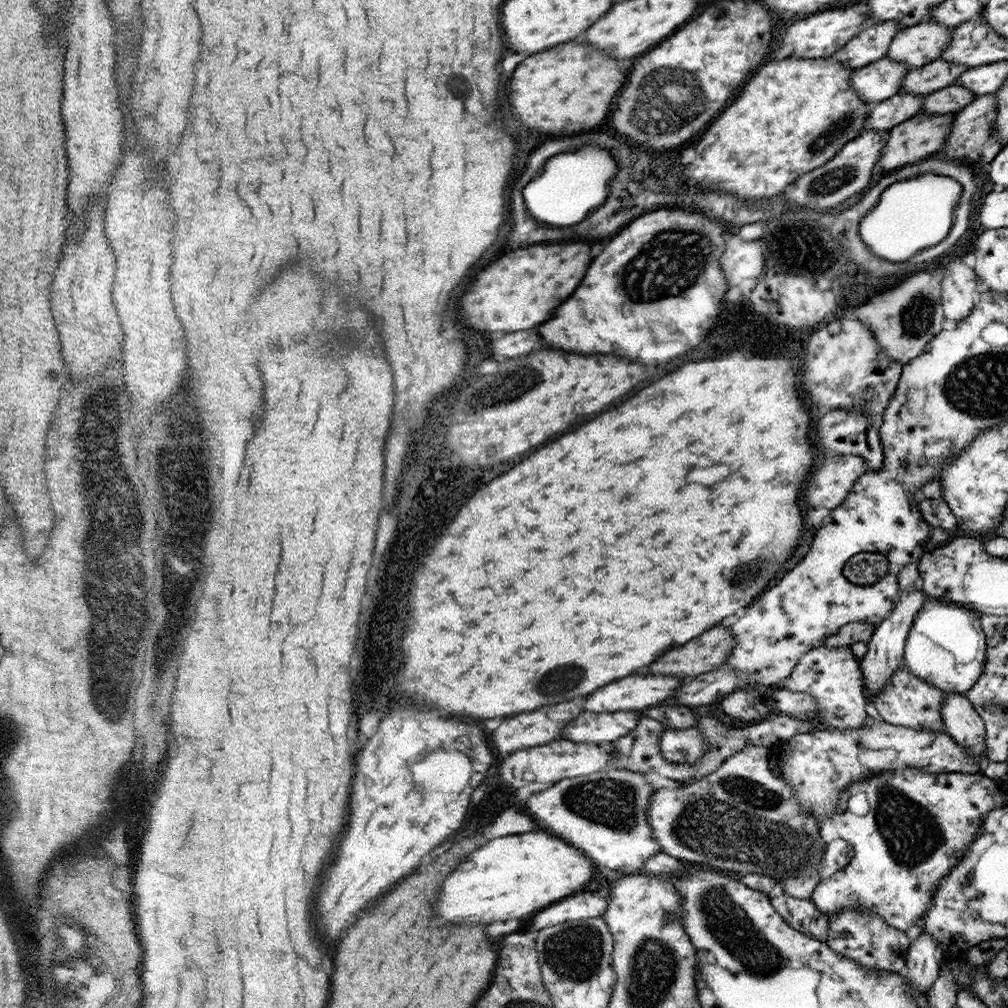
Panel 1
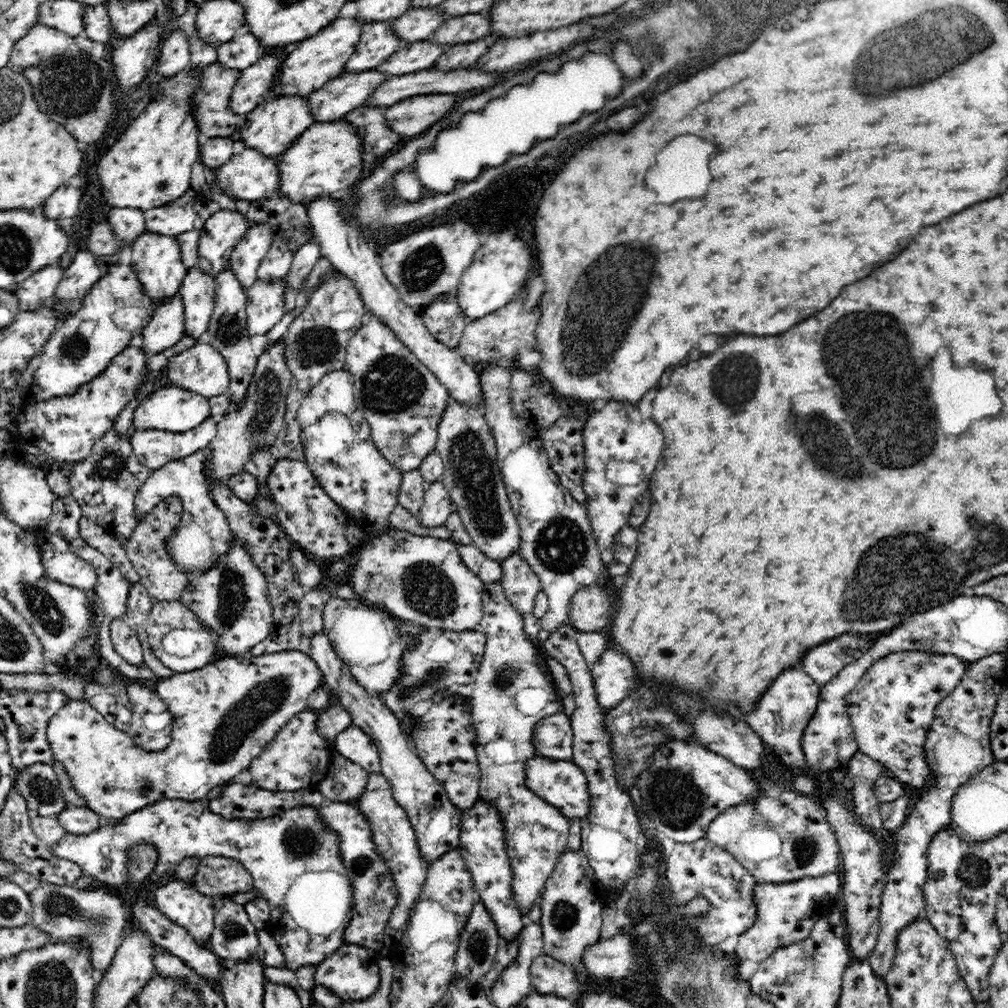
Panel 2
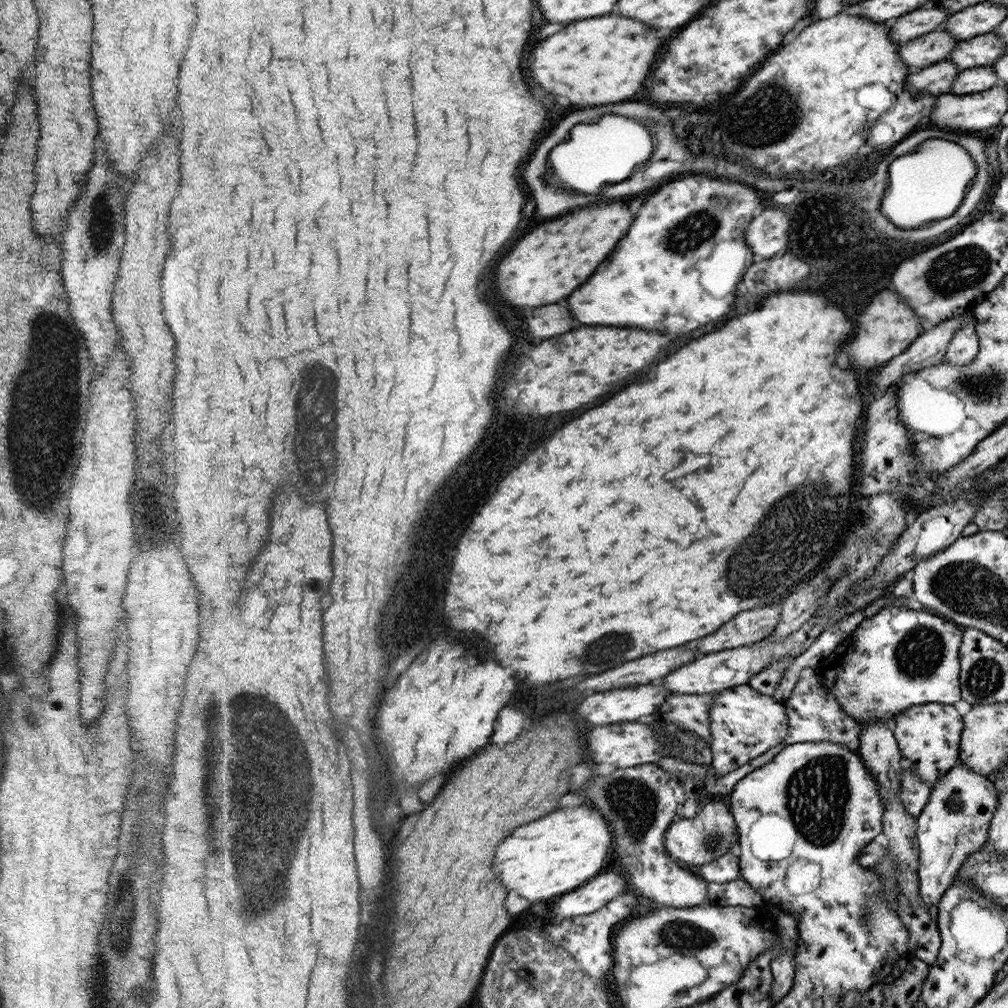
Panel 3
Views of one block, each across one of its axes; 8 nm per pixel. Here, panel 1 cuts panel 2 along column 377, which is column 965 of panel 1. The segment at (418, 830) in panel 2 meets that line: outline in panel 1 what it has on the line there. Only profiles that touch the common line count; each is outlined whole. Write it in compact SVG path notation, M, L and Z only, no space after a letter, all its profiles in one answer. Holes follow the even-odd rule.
M962 693L945 695L943 706L943 730L956 739L956 743L966 747L968 753L980 755L980 770L983 773L989 764L986 756L986 732L982 717L974 709L974 705Z

